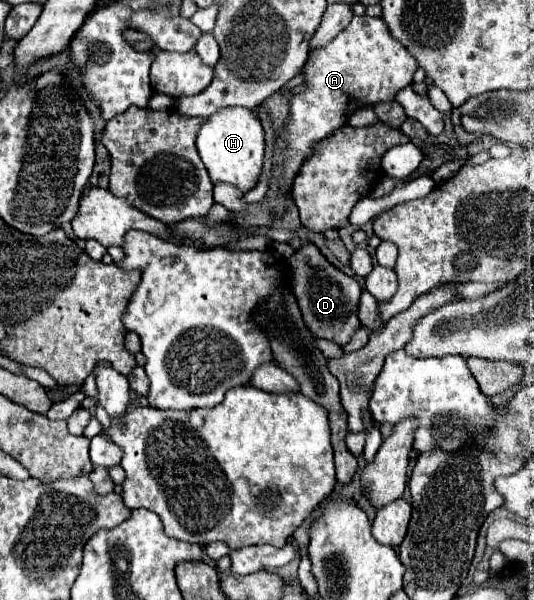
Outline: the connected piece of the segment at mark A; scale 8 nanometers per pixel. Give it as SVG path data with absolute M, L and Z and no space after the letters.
M353 16L345 30L341 30L325 48L311 54L301 72L309 90L293 94L289 100L291 118L287 124L283 180L293 182L303 160L311 154L313 144L345 126L353 110L377 104L381 100L393 100L403 86L413 82L415 70L417 60L389 34L389 28L381 18Z

